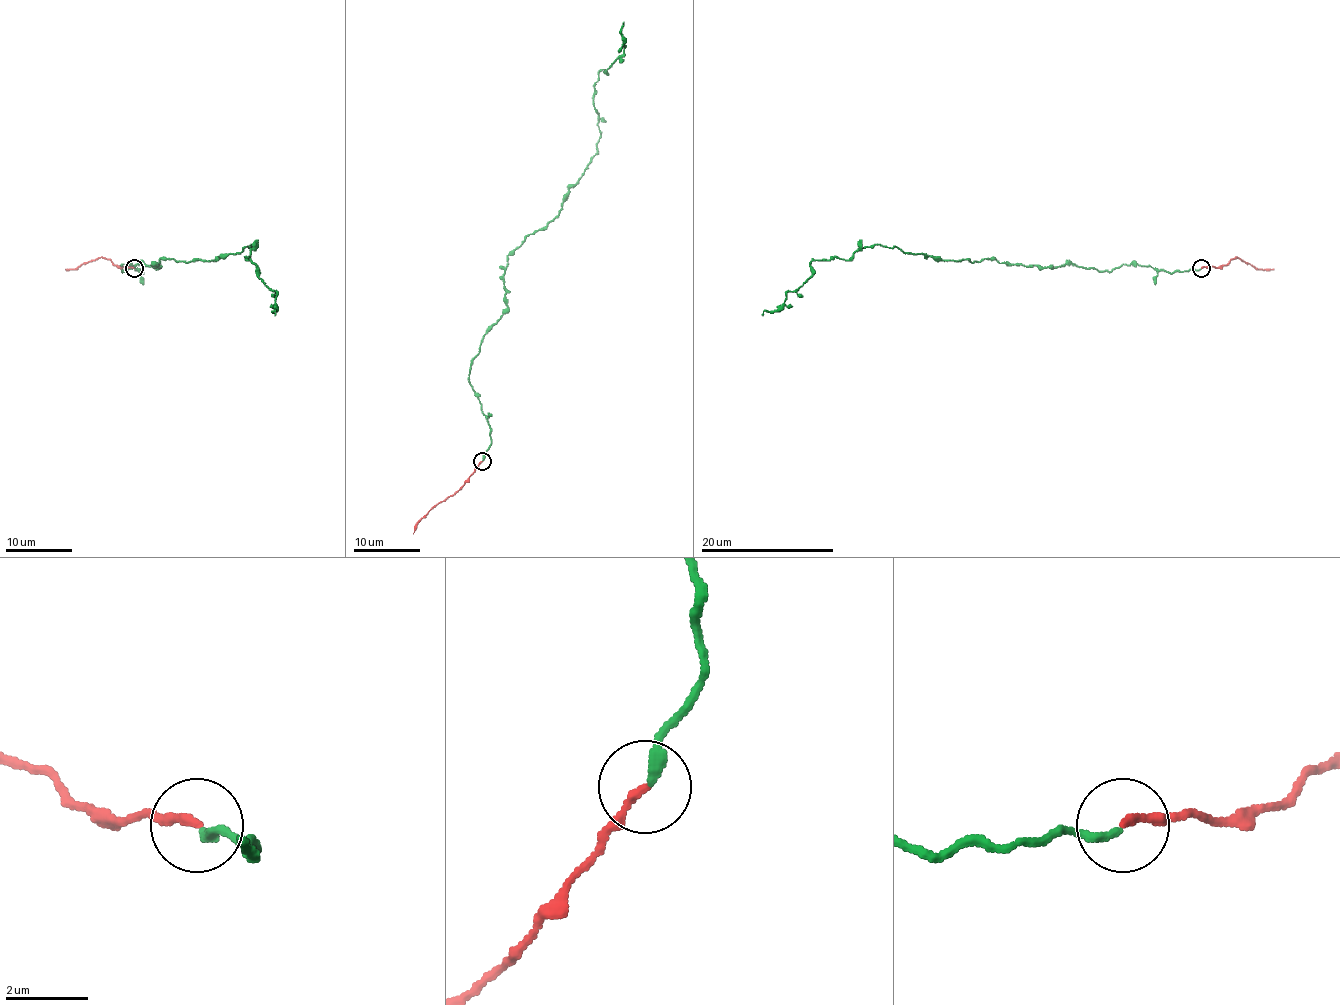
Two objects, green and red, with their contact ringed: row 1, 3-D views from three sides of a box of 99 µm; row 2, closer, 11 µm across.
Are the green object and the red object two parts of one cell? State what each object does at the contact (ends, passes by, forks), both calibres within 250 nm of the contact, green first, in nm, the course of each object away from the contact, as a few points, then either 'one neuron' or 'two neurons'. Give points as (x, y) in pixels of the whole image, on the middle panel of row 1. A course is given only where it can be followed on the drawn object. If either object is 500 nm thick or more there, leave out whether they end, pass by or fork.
green ends; red ends; calibres 240 and 190 nm; course green (482, 461), (490, 426), (470, 360), (507, 306), (507, 256), (595, 155), (594, 93), (624, 53), (622, 23); course red (482, 461), (457, 491), (422, 518), (414, 533); two neurons

